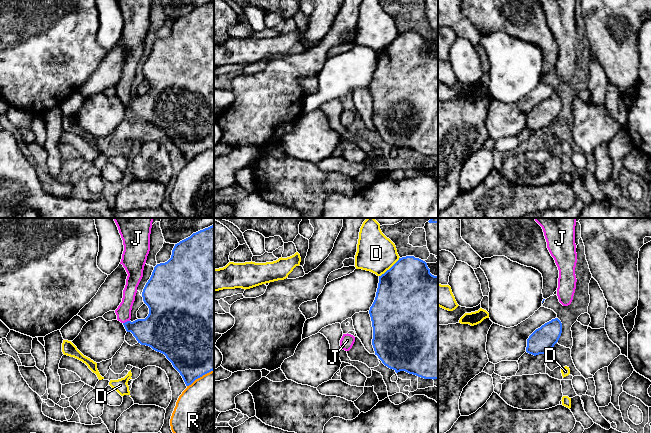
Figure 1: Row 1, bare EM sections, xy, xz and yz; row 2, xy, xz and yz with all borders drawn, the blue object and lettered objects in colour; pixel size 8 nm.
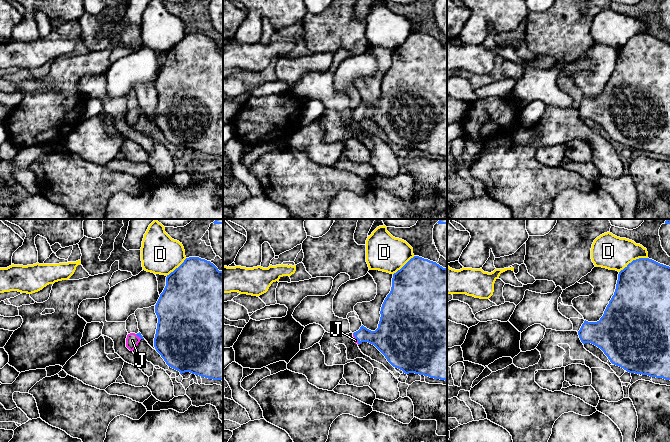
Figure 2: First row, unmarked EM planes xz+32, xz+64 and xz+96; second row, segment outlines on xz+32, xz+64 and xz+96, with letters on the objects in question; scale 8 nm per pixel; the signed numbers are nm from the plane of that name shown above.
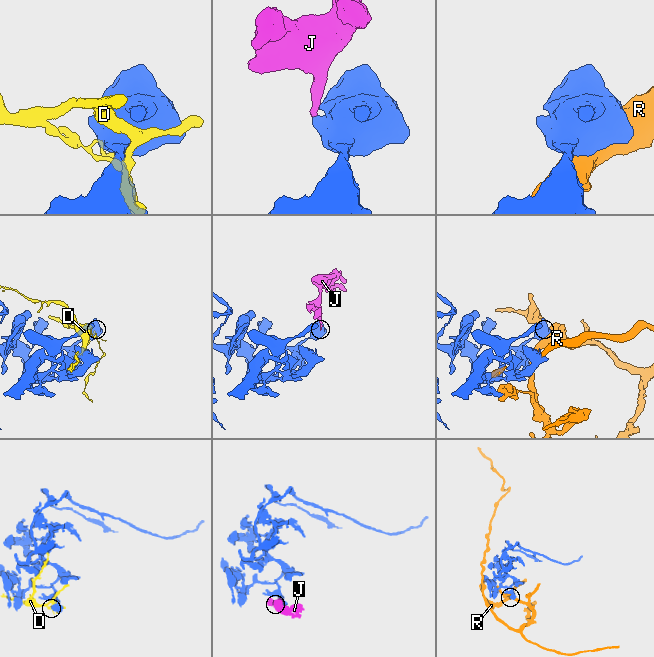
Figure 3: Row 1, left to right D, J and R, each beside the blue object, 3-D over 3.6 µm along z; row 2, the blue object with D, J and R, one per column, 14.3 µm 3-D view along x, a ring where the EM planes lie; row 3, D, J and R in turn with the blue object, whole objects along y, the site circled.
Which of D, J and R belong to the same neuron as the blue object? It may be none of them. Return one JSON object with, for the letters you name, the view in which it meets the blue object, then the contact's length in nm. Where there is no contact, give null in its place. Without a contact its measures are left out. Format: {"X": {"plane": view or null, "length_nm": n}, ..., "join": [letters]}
{"J": {"plane": "xy", "length_nm": 60}, "join": ["J"]}

